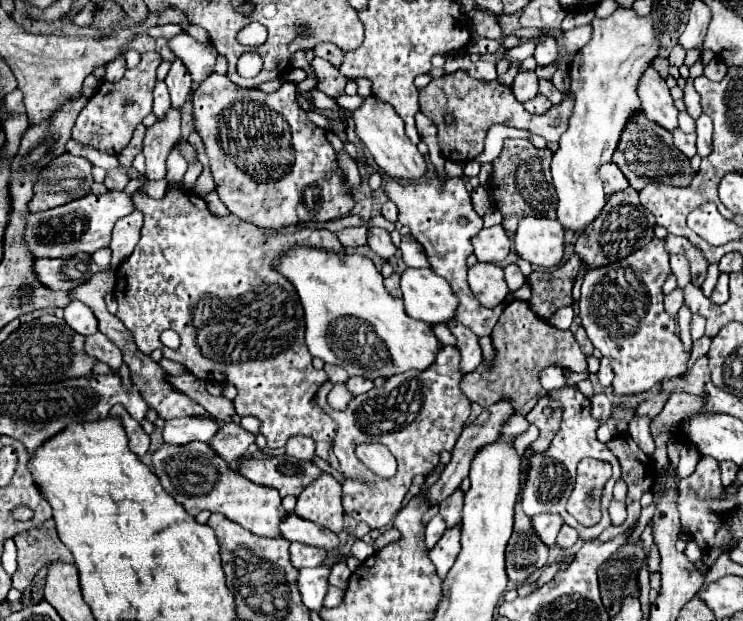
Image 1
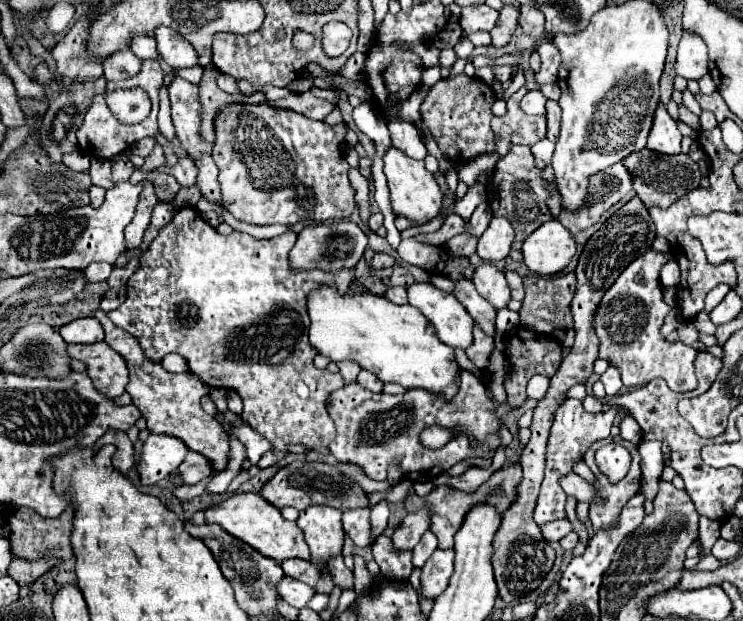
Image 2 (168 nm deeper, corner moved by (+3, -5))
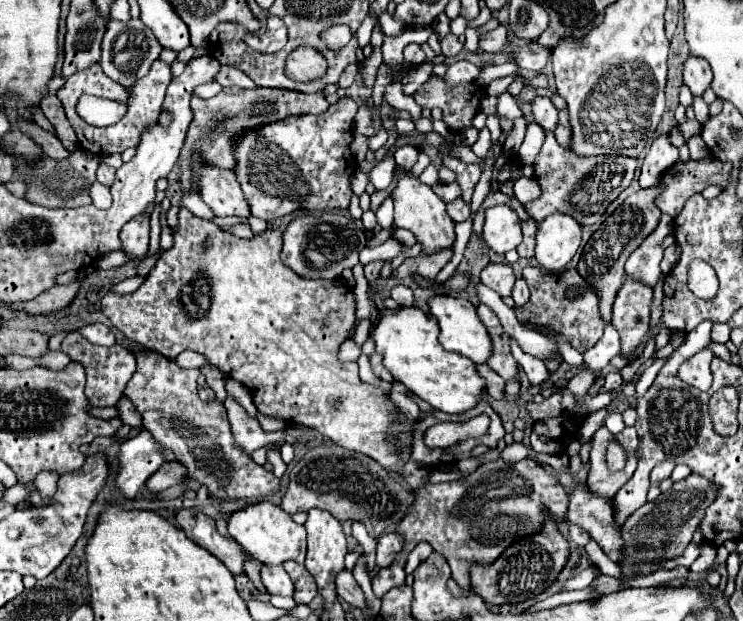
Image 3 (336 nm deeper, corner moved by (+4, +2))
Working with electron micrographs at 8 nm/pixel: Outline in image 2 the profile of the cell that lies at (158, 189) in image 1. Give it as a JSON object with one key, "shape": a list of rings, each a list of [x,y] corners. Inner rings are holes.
{"shape":[[[158,202],[154,206],[154,212],[152,212],[152,222],[144,234],[144,244],[150,244],[154,238],[156,238],[156,232],[166,224],[170,222],[174,216],[174,206],[172,204],[164,204],[164,202]]]}

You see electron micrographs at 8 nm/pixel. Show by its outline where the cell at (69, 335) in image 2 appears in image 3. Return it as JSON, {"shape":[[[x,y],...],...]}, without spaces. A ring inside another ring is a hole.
{"shape":[[[95,323],[95,325],[83,327],[81,335],[85,339],[89,339],[91,343],[97,343],[97,345],[115,345],[113,331],[107,325],[103,325],[103,323]]]}

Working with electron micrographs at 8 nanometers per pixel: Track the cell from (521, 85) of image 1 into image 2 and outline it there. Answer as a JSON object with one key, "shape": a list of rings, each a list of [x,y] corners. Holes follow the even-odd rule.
{"shape":[[[530,90],[522,102],[520,108],[526,114],[544,114],[544,104],[546,104],[546,96],[540,90]]]}

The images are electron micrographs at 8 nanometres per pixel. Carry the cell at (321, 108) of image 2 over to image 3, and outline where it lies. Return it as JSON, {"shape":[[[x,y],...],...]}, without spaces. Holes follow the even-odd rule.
{"shape":[[[227,87],[213,99],[199,99],[191,95],[191,109],[193,109],[193,121],[187,129],[187,137],[179,155],[179,183],[183,193],[197,193],[193,187],[193,165],[195,163],[209,163],[217,165],[219,169],[235,169],[235,157],[233,157],[233,143],[235,139],[245,133],[253,131],[257,127],[281,121],[291,115],[321,115],[329,107],[327,99],[321,93],[315,95],[303,95],[297,91],[285,91],[285,89],[265,89],[265,87],[253,87],[253,89],[239,89],[239,87]]]}

